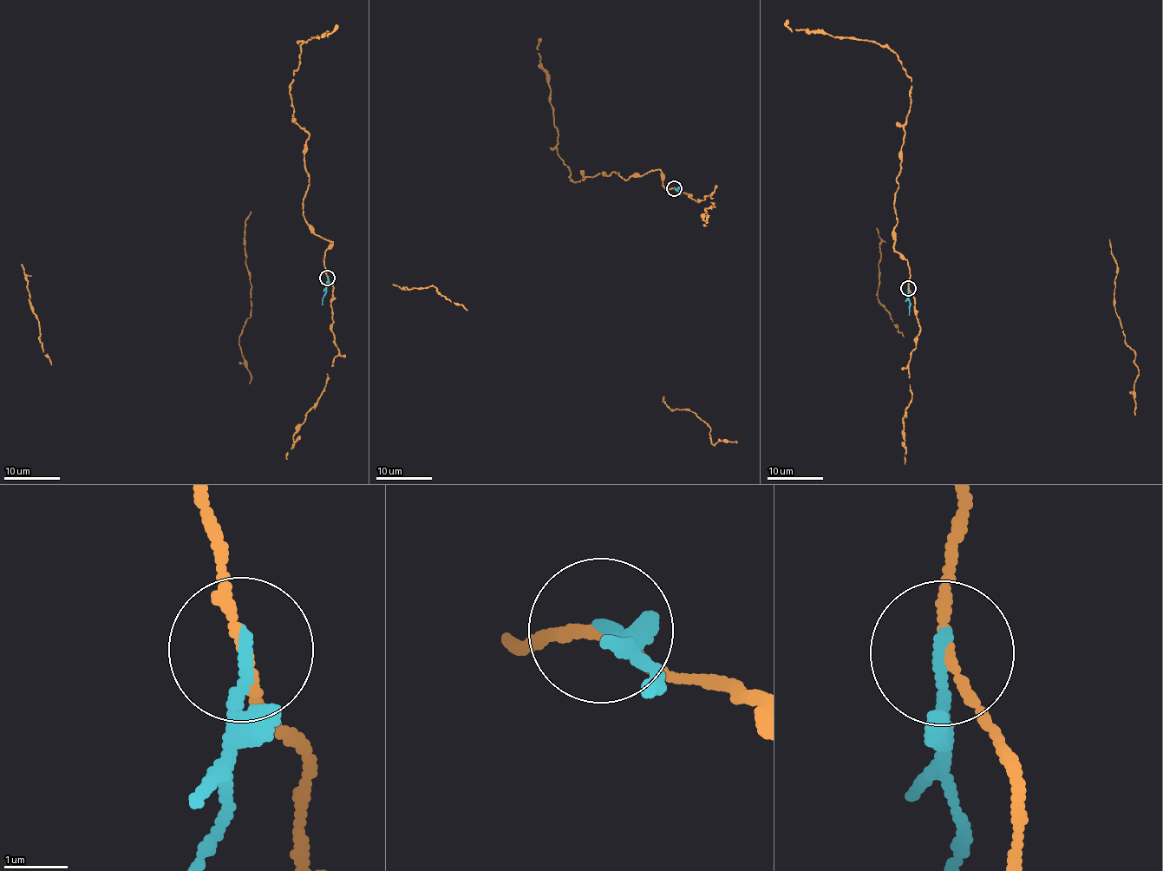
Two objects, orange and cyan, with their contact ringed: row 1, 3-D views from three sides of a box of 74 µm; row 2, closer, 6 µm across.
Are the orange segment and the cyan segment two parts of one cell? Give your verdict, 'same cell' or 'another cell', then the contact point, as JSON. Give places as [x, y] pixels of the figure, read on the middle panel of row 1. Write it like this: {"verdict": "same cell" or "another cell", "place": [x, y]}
{"verdict": "another cell", "place": [674, 188]}

